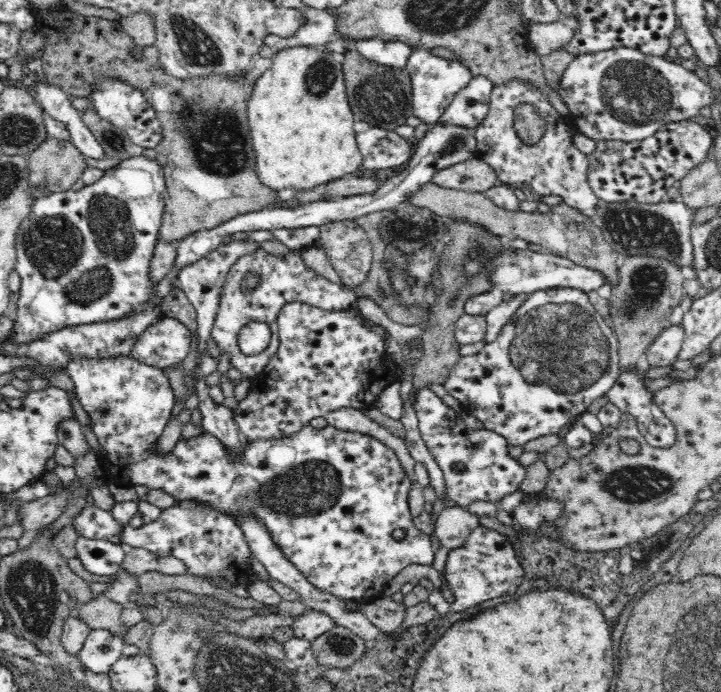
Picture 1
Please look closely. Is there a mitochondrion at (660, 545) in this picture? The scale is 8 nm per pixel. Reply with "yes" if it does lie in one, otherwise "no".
no

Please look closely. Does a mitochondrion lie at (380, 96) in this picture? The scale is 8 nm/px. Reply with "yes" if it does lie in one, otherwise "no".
yes

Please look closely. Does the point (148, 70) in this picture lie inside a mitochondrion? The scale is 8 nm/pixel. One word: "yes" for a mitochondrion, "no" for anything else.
no

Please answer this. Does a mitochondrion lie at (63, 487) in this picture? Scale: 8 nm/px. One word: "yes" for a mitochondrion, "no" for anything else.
no

